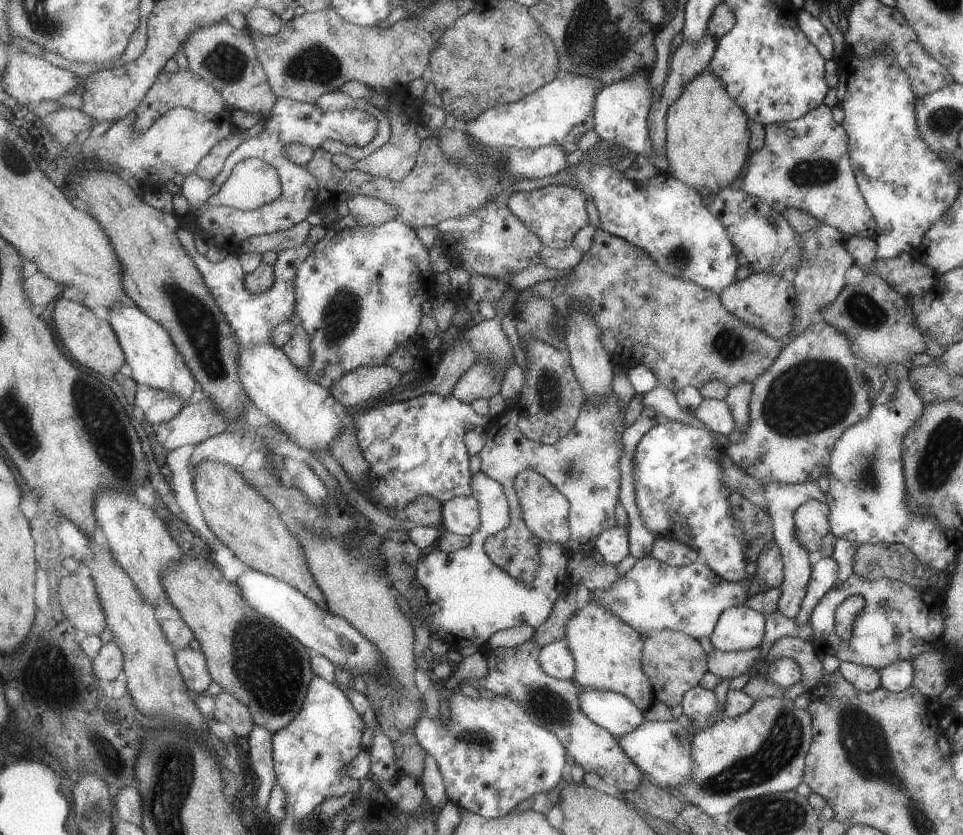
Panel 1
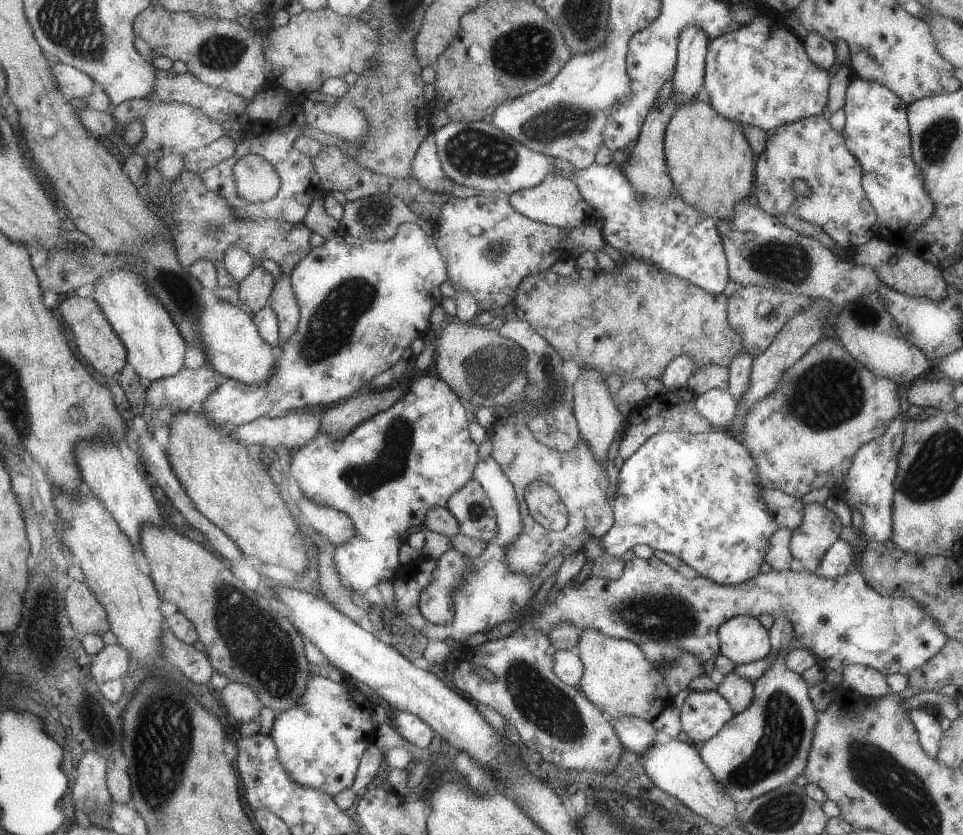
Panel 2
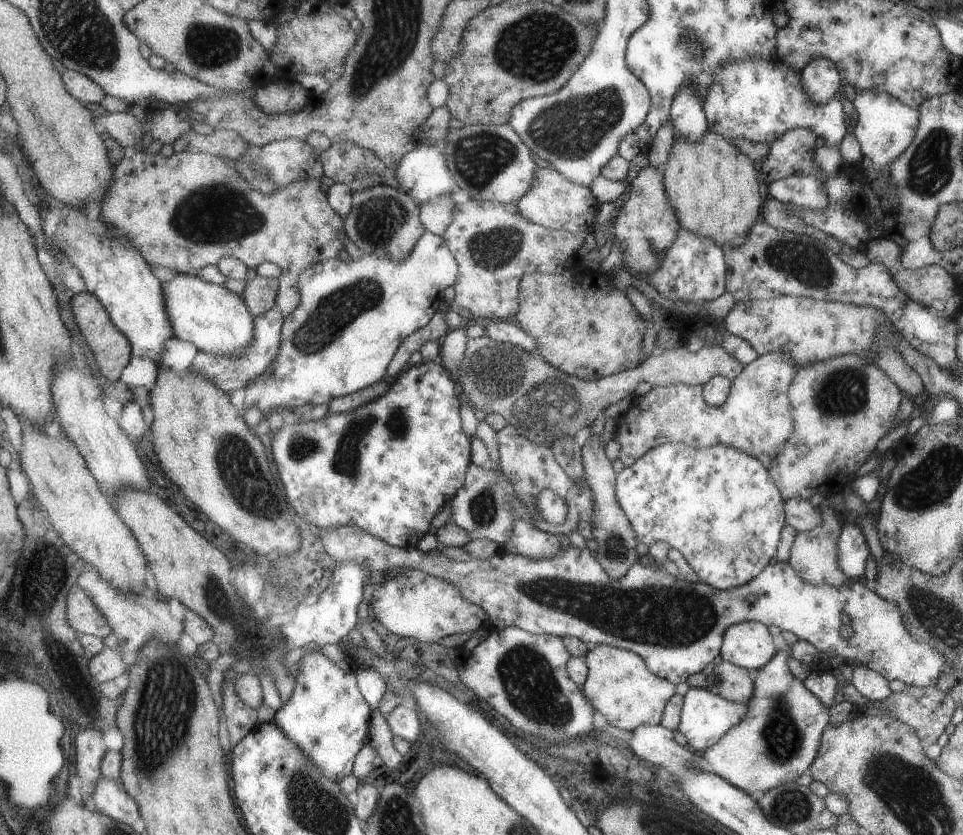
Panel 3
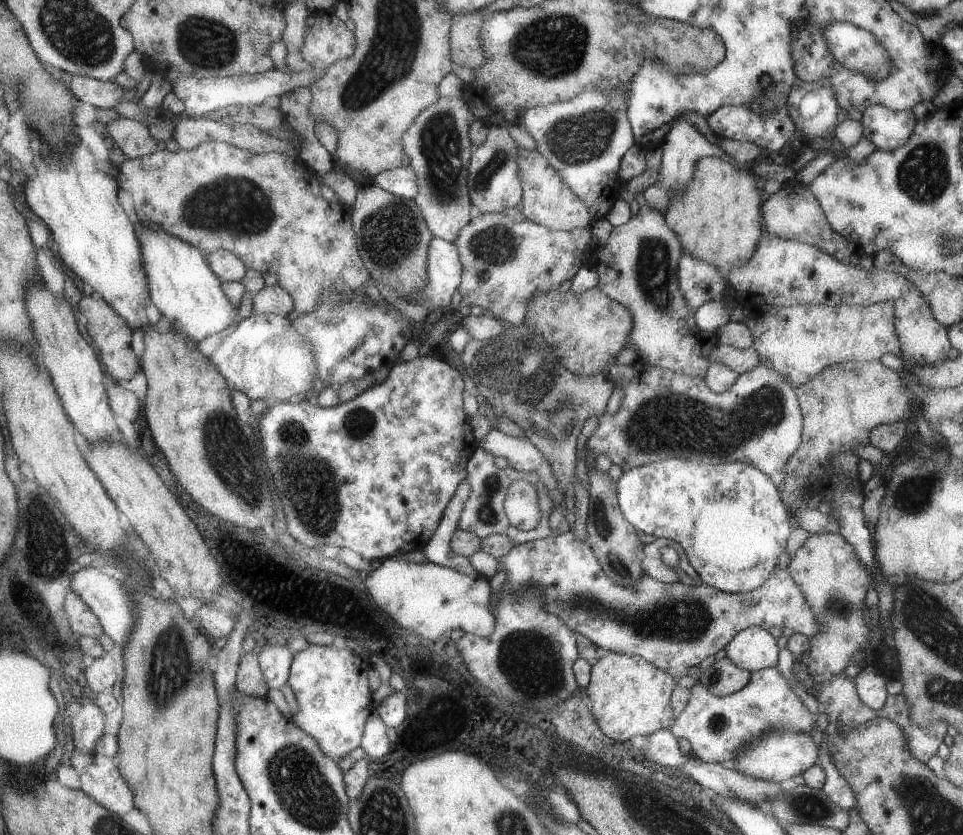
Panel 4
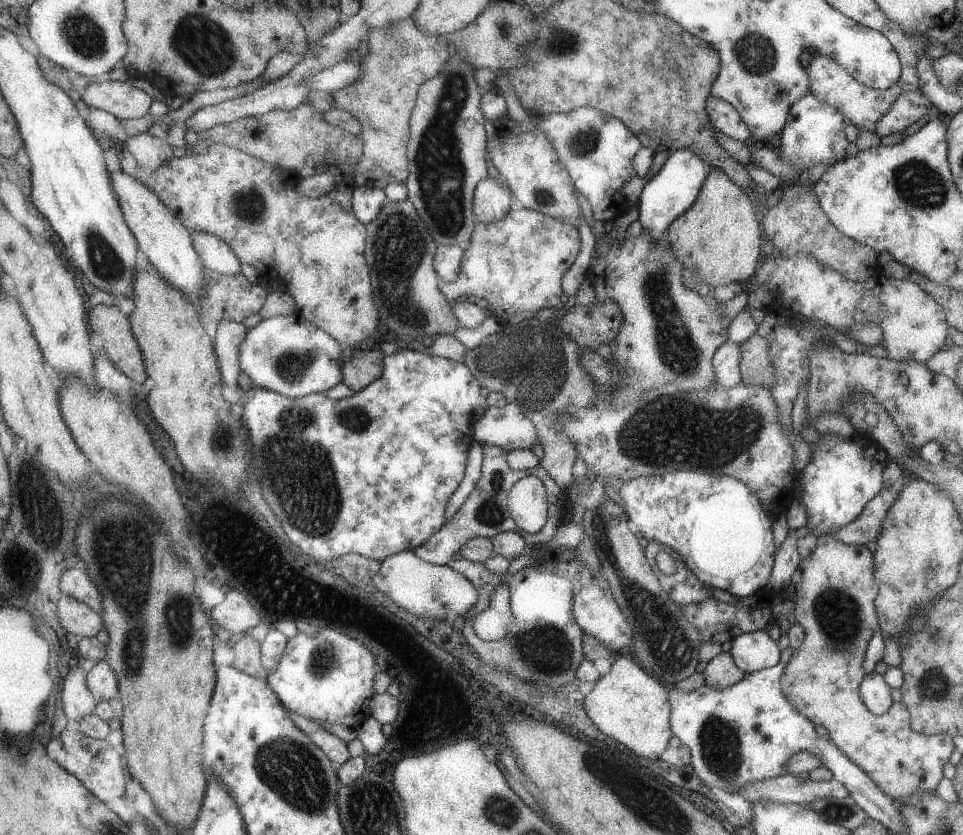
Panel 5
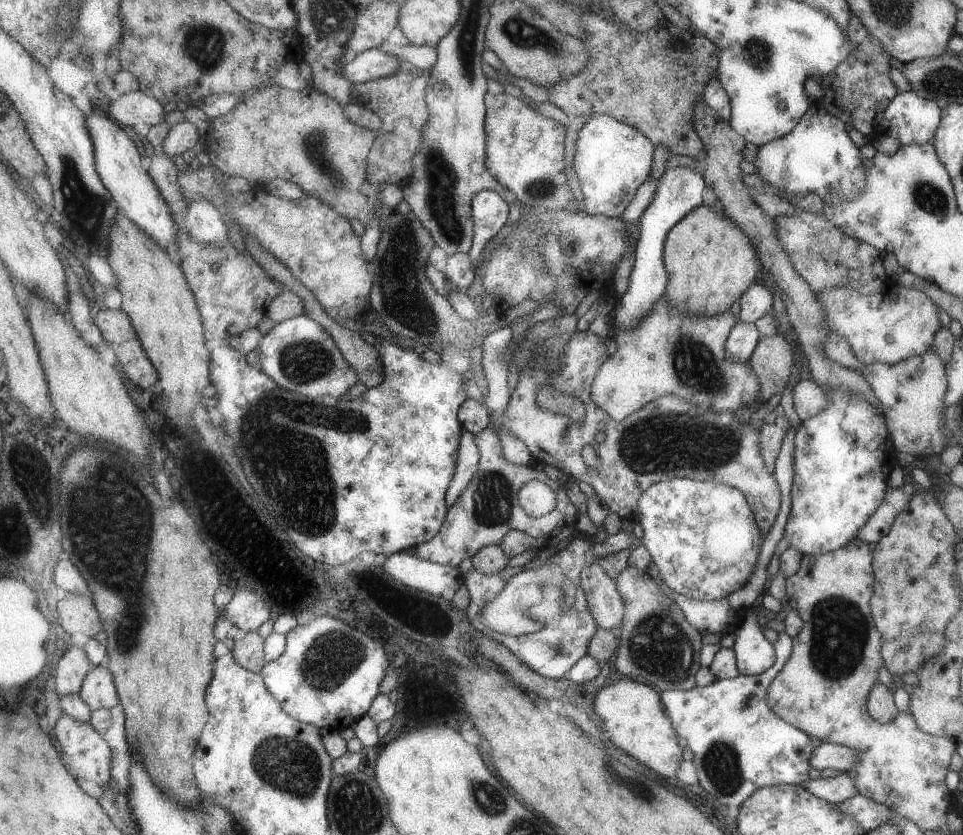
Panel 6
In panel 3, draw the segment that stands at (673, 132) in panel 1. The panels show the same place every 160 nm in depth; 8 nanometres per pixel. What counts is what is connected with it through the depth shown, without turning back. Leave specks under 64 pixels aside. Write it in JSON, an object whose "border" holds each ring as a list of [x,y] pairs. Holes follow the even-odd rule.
{"border":[[[711,128],[700,143],[690,143],[674,136],[665,165],[664,183],[680,226],[699,237],[713,239],[721,248],[723,245],[743,245],[762,209],[753,164],[732,145],[731,140]]]}

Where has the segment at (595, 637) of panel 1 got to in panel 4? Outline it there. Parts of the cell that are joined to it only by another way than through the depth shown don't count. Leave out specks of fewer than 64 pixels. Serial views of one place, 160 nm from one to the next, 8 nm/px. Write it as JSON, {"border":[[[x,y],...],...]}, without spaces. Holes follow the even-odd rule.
{"border":[[[613,653],[601,658],[593,665],[592,678],[586,693],[592,701],[592,715],[606,736],[618,742],[628,742],[631,738],[646,738],[663,728],[673,729],[676,714],[673,712],[672,697],[678,687],[676,678],[669,672],[659,670],[655,664],[638,655]]]}

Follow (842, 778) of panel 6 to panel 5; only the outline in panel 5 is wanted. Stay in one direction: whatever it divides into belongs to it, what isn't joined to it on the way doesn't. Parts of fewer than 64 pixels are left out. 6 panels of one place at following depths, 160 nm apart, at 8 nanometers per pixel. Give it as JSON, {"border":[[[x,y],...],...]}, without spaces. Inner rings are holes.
{"border":[[[791,773],[779,774],[777,777],[764,779],[763,781],[755,781],[746,783],[741,789],[737,789],[735,793],[743,800],[751,804],[755,801],[771,801],[774,803],[797,803],[808,805],[815,799],[822,799],[831,797],[832,799],[842,799],[848,795],[847,789],[837,782],[835,779],[828,781],[814,781],[809,777],[806,780],[800,779],[799,775],[792,775]]]}

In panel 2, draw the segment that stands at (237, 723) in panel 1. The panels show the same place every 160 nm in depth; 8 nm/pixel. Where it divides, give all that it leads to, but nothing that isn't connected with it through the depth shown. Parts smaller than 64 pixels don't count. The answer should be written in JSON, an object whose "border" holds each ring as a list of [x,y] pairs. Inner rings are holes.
{"border":[[[239,682],[229,683],[222,691],[217,694],[217,696],[223,702],[222,706],[224,709],[238,723],[242,724],[260,719],[264,706],[261,704],[261,700],[259,700],[257,692],[251,690],[249,686],[245,686],[245,684],[241,684]]]}

